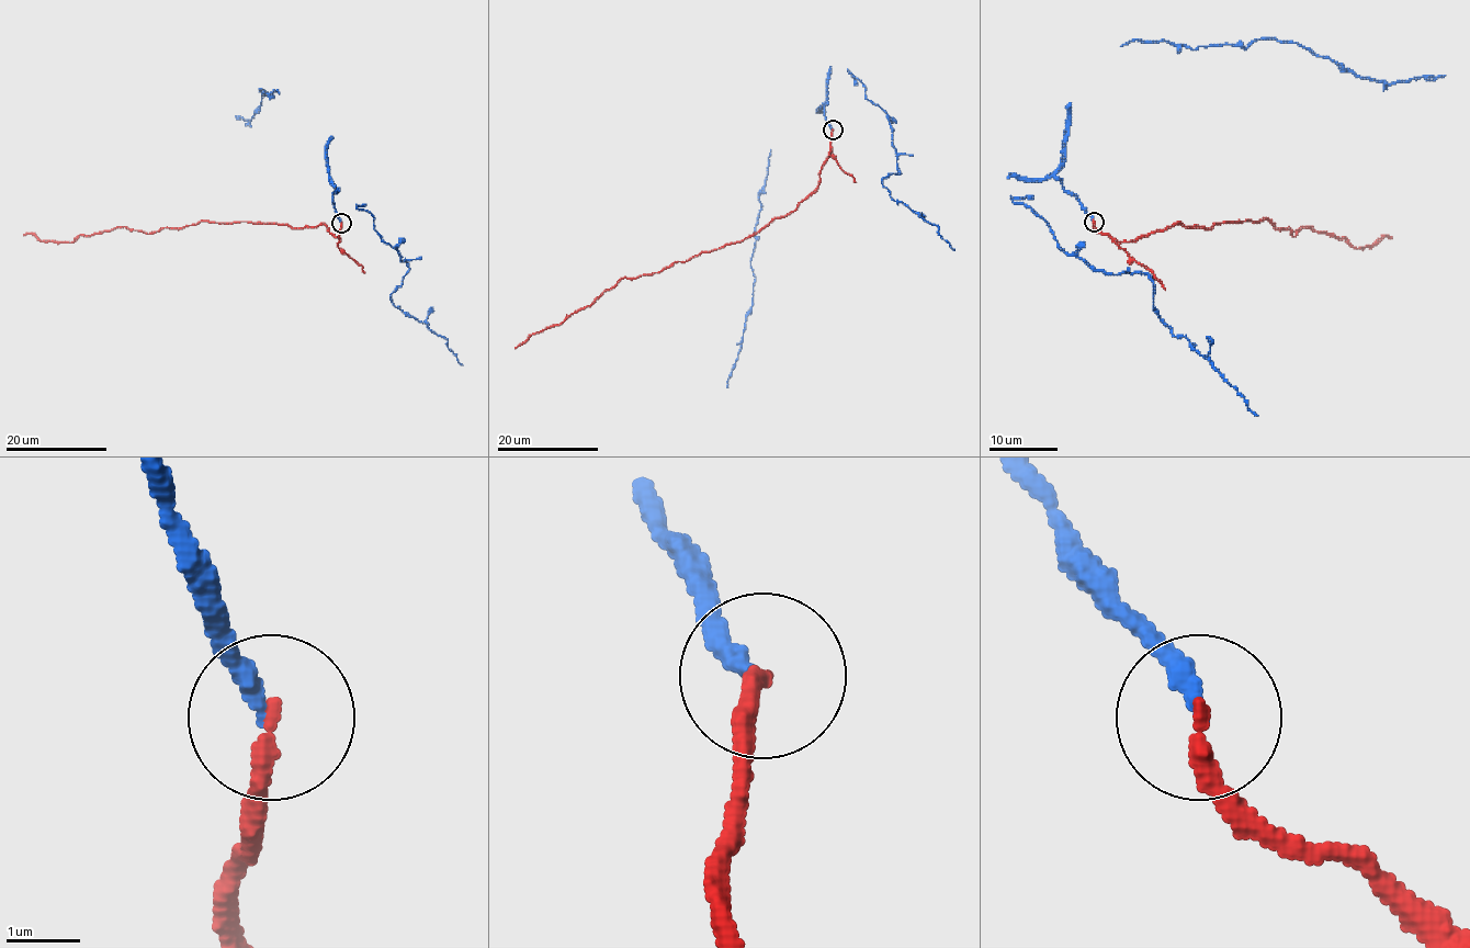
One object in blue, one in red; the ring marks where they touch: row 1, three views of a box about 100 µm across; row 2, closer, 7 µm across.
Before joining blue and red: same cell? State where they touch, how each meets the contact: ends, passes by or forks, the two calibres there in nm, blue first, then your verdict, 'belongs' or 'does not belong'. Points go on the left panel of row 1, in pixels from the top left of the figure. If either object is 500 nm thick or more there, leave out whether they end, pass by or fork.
(341, 223) | blue ends | red ends | 240/240 nm | belongs

